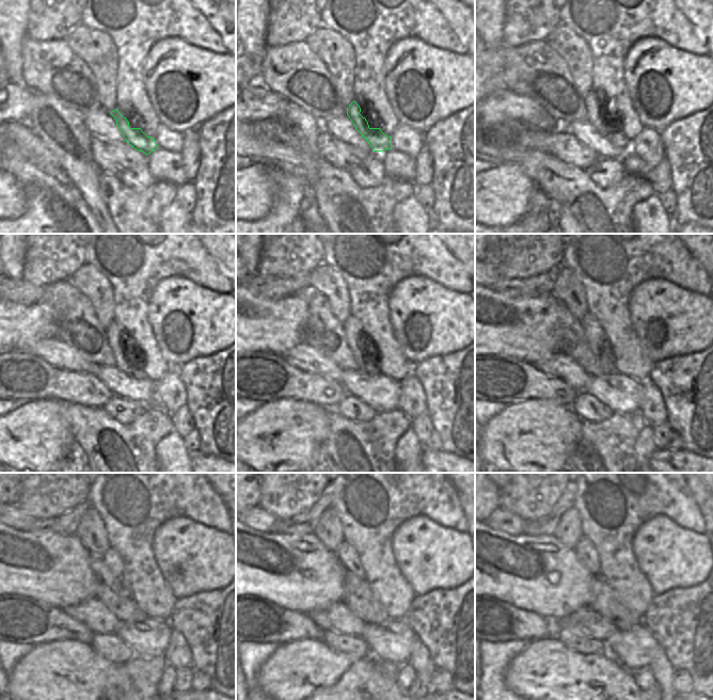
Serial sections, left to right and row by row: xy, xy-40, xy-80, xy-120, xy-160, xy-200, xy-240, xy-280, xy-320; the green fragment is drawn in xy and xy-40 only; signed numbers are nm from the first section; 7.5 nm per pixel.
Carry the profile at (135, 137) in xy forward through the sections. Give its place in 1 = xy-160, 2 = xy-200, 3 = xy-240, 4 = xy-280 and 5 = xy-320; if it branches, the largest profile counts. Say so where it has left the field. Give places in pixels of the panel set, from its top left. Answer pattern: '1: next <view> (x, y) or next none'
1: next xy-160 (353, 332)
2: next xy-200 (595, 334)
3: next xy-240 (111, 558)
4: next xy-280 (347, 555)
5: next xy-320 (585, 551)

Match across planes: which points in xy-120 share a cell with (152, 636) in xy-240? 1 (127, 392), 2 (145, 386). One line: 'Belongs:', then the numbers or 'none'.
Belongs: 1, 2

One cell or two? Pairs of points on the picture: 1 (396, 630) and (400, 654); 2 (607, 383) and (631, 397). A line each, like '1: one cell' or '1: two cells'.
1: one cell
2: one cell

